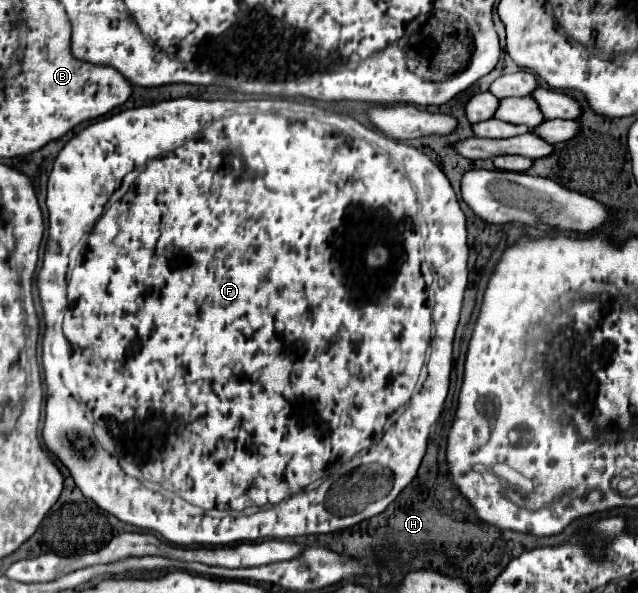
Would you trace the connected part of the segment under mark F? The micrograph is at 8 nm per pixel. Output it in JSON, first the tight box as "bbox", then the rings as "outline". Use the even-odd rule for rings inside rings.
{"bbox":[38,90,468,546],"outline":[[[234,90],[224,96],[226,98],[216,100],[187,96],[162,100],[150,106],[130,108],[100,122],[94,122],[86,126],[80,134],[76,134],[60,150],[48,178],[46,204],[50,214],[50,228],[44,264],[38,272],[38,290],[44,304],[46,320],[46,334],[42,344],[42,366],[46,370],[48,384],[46,418],[42,430],[46,446],[54,450],[64,466],[72,472],[74,482],[82,490],[82,494],[92,498],[102,510],[114,514],[122,522],[146,528],[158,537],[162,536],[165,541],[180,546],[226,546],[260,538],[282,540],[308,534],[328,534],[340,528],[350,528],[384,512],[388,504],[394,502],[398,494],[414,480],[426,452],[430,428],[442,412],[452,370],[454,330],[460,318],[464,288],[468,284],[466,216],[456,200],[448,178],[426,154],[386,137],[374,127],[366,116],[366,110],[374,104],[360,100],[314,100],[306,96],[246,94]],[[105,206],[106,209],[109,206],[110,208],[102,216]],[[87,234],[82,260],[74,266],[70,282],[66,286],[68,254]],[[426,262],[430,266],[434,282],[424,268]],[[56,316],[88,316],[88,320],[56,320]],[[58,328],[62,328],[64,344],[68,344],[72,352],[48,352],[48,348],[52,348],[54,330],[58,332]],[[90,412],[96,424],[102,426],[118,442],[118,452],[114,452],[116,456],[106,452],[96,442],[94,424],[88,418]],[[376,428],[384,428],[384,434],[378,436]],[[82,442],[90,442],[90,452],[94,452],[94,456],[82,454]],[[118,456],[128,456],[130,462],[136,464],[136,468],[142,472],[142,478],[158,484],[158,488],[148,488],[144,482],[140,482],[140,478],[126,476],[118,462]],[[248,506],[258,506],[262,510],[248,516],[210,516],[210,510],[240,512]]]}

